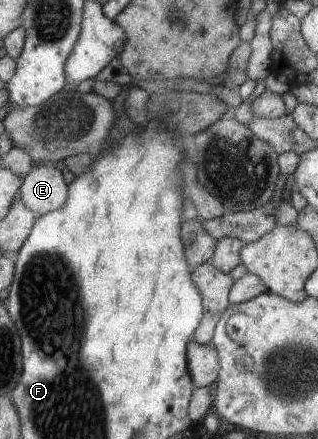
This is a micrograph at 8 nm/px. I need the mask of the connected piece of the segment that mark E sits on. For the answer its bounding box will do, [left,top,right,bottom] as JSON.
[19,162,67,218]

